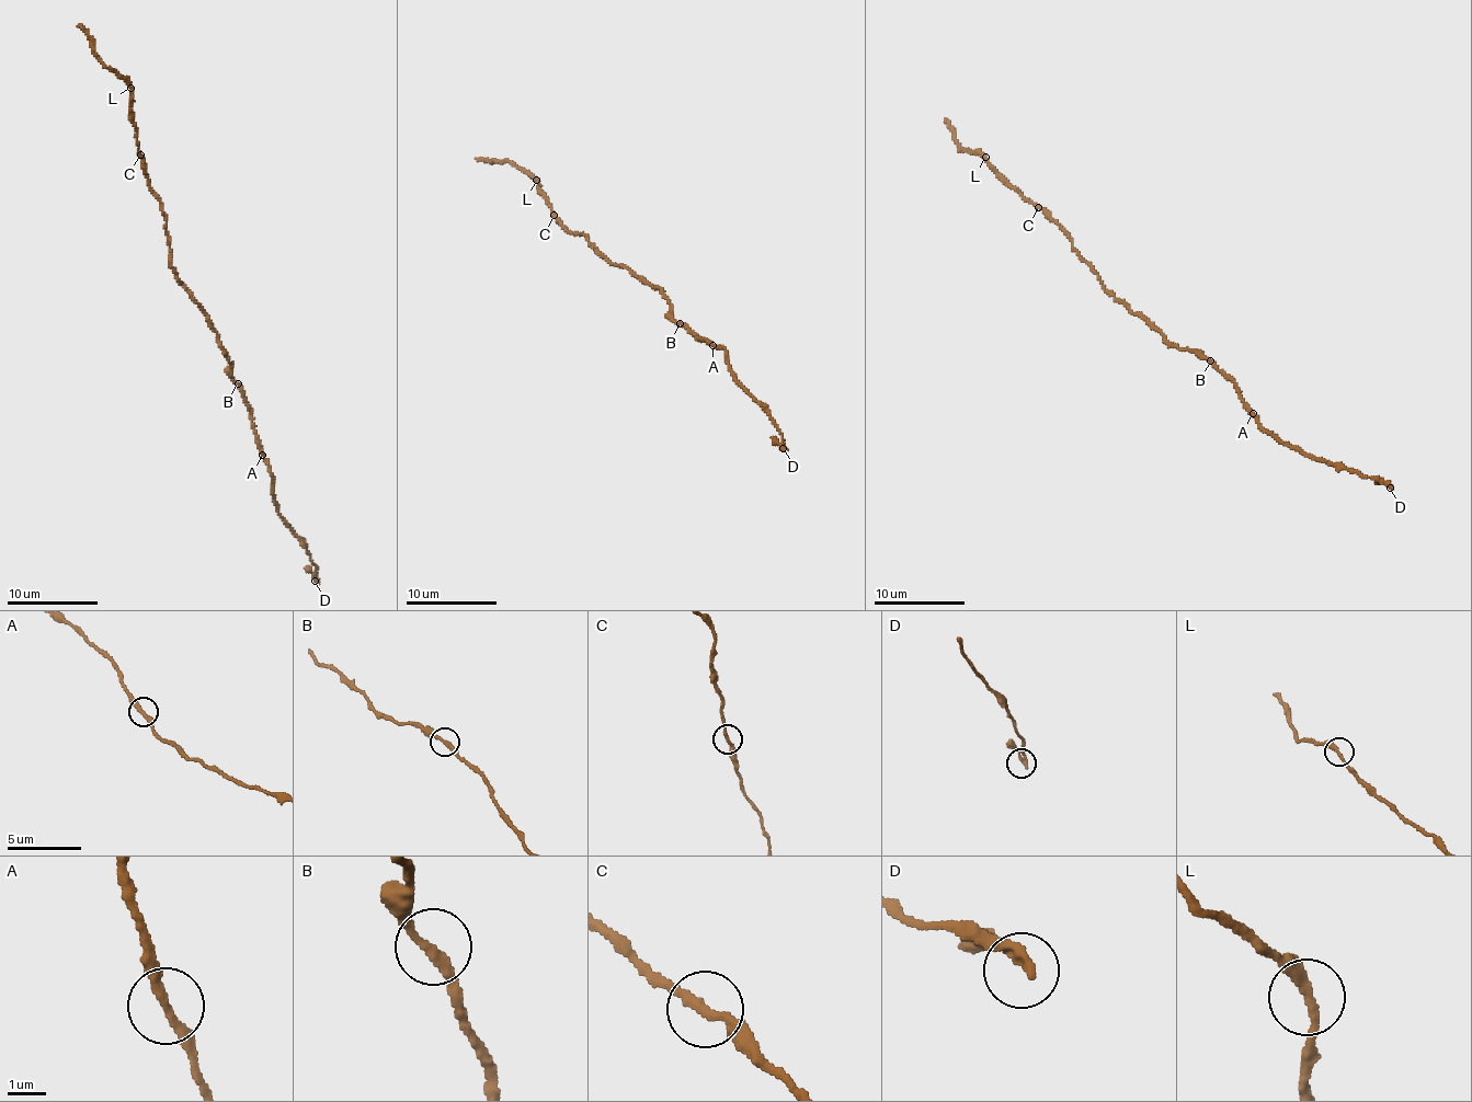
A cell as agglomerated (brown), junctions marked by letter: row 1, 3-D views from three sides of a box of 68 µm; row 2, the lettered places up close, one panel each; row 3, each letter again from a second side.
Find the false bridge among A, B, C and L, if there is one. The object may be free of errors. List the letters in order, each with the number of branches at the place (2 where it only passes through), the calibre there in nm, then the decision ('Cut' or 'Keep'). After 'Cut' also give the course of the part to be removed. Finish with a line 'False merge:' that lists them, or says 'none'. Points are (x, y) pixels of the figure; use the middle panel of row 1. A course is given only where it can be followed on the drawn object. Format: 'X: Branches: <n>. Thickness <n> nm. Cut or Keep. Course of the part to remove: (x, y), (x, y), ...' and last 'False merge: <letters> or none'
A: Branches: 2. Thickness 240 nm. Cut. Course of the part to remove: (711, 346), (725, 349), (733, 380), (767, 413), (787, 449)
B: Branches: 2. Thickness 220 nm. Keep
C: Branches: 2. Thickness 240 nm. Keep
L: Branches: 2. Thickness 260 nm. Keep
False merge: A

